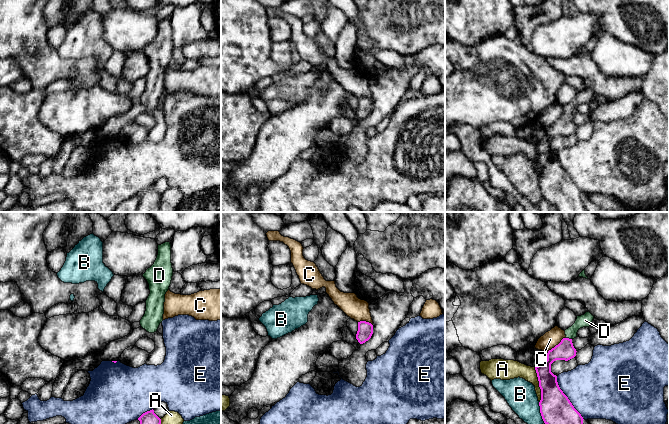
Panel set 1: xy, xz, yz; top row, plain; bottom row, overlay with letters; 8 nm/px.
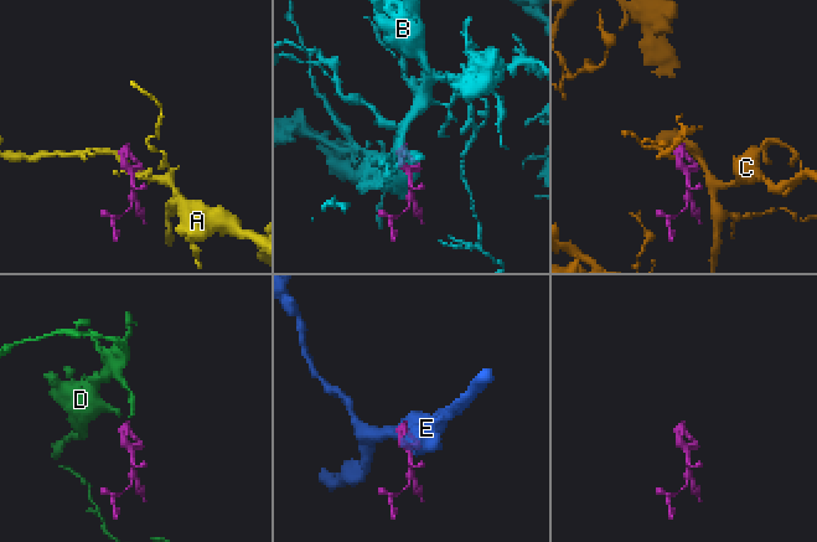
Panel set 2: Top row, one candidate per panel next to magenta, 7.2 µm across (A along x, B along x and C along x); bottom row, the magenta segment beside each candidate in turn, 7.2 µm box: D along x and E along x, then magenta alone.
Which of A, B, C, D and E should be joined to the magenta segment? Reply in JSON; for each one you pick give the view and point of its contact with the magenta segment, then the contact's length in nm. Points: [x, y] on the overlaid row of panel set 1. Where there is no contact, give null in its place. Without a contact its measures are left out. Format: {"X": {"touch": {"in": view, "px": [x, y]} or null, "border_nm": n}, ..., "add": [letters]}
{"D": {"touch": {"in": "yz", "px": [568, 338]}, "border_nm": 50}, "add": ["D"]}

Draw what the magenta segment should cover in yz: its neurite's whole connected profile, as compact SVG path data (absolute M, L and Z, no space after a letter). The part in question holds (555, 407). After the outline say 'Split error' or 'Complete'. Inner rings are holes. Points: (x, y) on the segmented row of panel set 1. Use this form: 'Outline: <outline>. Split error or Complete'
Outline: M589 311L577 316L575 323L565 330L566 337L548 351L544 363L535 367L541 389L540 413L545 424L583 424L583 417L560 389L557 376L551 372L551 364L556 360L568 361L576 356L572 340L577 337L578 330L589 327L593 319Z. Split error

